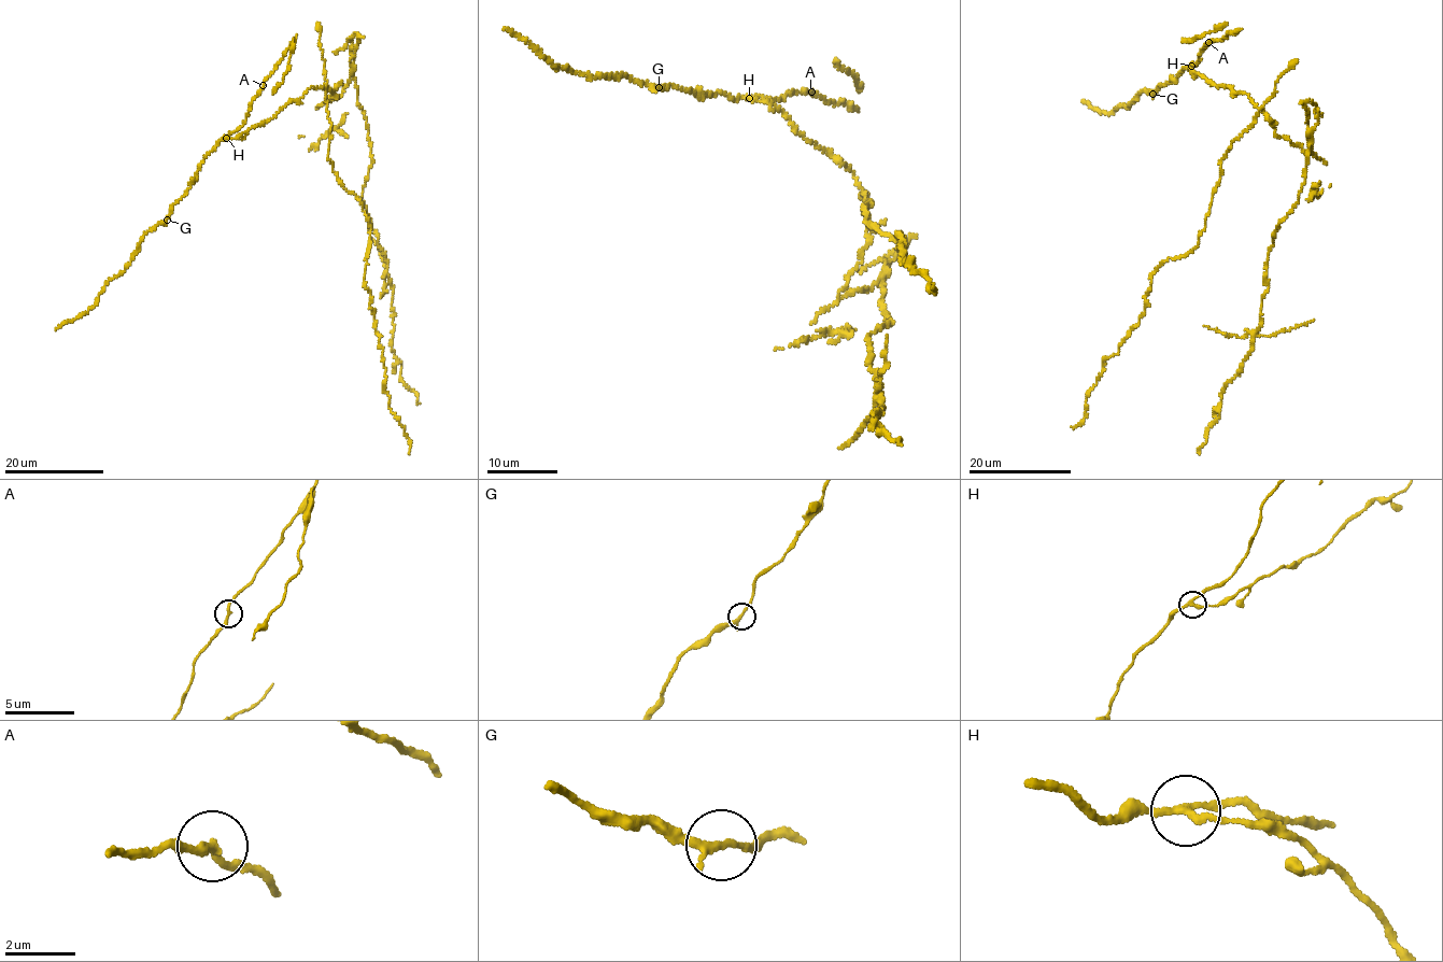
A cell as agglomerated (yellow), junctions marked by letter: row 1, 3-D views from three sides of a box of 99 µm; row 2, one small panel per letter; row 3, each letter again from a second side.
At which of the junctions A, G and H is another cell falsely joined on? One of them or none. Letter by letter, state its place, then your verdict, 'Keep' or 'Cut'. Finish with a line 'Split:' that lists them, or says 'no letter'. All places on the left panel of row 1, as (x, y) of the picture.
A: Place: (263, 85). Keep
G: Place: (167, 220). Keep
H: Place: (226, 138). Cut
Split: H

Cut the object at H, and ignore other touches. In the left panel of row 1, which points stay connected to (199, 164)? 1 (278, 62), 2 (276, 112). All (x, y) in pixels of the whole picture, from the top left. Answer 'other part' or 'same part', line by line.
1: same part
2: other part

